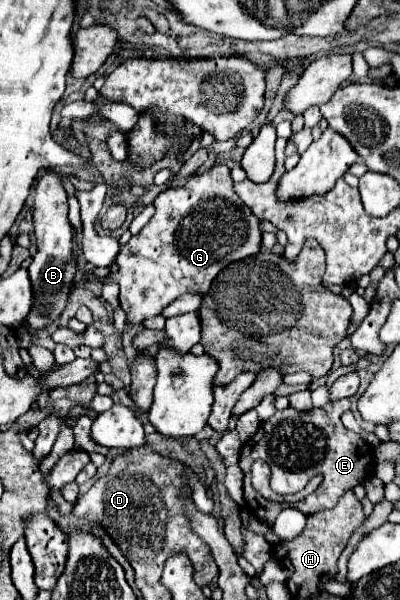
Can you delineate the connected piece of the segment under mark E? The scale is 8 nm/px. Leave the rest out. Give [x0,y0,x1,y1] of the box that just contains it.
[238,400,374,522]

